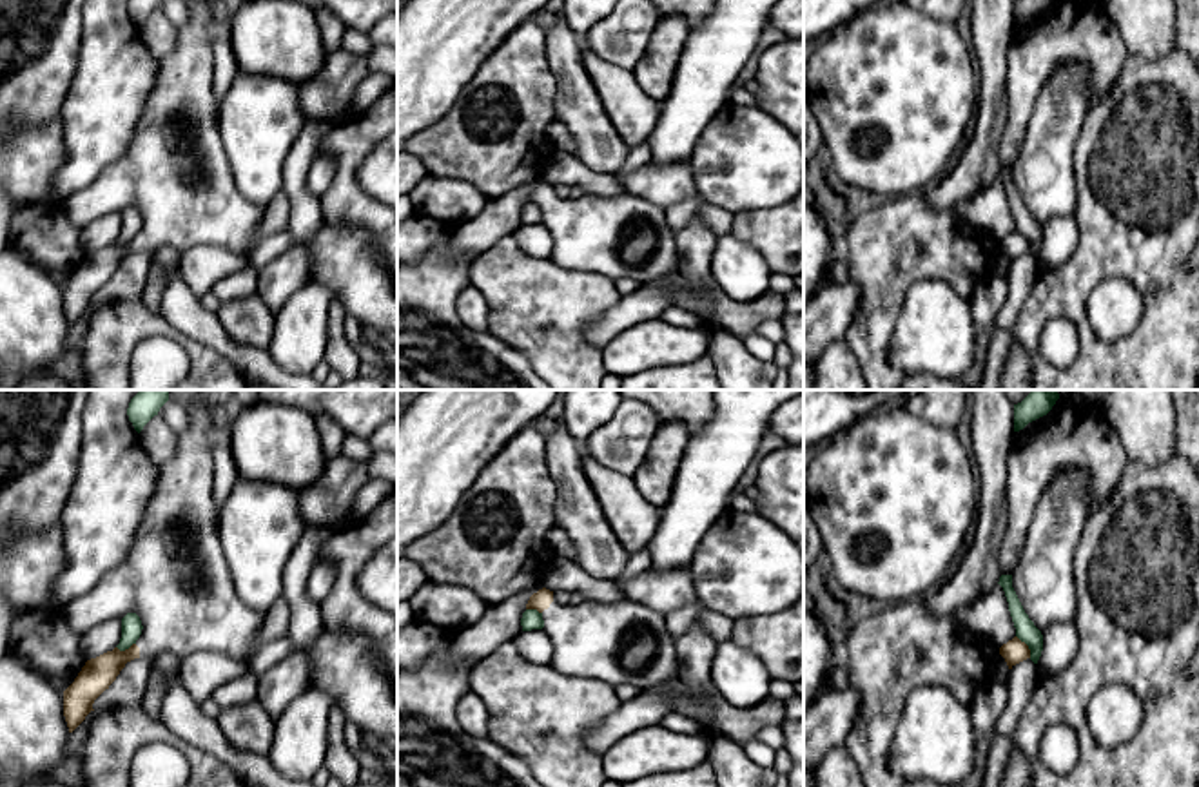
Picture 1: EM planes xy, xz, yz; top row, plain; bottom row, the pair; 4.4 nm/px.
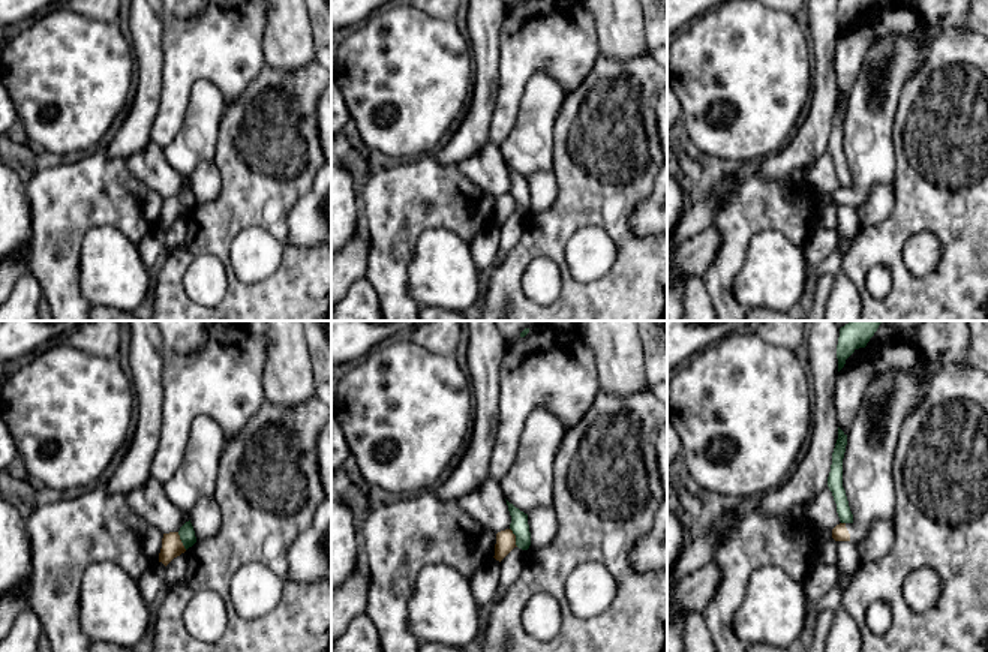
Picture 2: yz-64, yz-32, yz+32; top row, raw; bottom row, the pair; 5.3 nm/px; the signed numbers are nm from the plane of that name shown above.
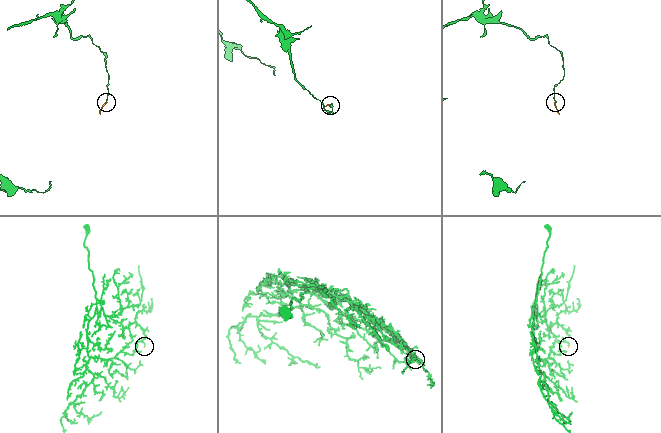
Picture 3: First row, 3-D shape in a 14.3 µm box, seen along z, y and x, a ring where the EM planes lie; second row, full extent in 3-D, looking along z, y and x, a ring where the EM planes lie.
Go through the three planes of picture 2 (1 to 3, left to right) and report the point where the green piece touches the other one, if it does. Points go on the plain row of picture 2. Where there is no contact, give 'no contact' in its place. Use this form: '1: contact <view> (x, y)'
1: contact yz-64 (180, 206)
2: contact yz-32 (514, 201)
3: contact yz+32 (843, 188)

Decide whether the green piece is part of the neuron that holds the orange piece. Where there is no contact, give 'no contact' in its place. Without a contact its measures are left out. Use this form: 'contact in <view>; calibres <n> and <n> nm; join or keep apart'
contact in yz; calibres 110 and 90 nm; keep apart

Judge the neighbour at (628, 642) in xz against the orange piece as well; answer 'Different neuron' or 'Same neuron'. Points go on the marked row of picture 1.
Same neuron

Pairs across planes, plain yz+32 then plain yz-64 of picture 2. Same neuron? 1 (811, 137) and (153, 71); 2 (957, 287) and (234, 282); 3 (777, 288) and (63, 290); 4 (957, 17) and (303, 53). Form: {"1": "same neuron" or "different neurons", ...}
{"1": "same neuron", "2": "same neuron", "3": "different neurons", "4": "same neuron"}

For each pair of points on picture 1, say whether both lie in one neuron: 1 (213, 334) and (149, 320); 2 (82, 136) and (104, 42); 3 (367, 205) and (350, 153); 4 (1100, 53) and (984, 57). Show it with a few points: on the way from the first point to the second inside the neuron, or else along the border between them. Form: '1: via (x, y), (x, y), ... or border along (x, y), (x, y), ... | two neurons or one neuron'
1: border along (158, 314), (209, 349) | two neurons
2: via (100, 113), (104, 104), (104, 66) | one neuron
3: via (354, 193), (349, 187), (349, 165) | one neuron
4: border along (1014, 26), (1009, 44), (1007, 100) | two neurons

